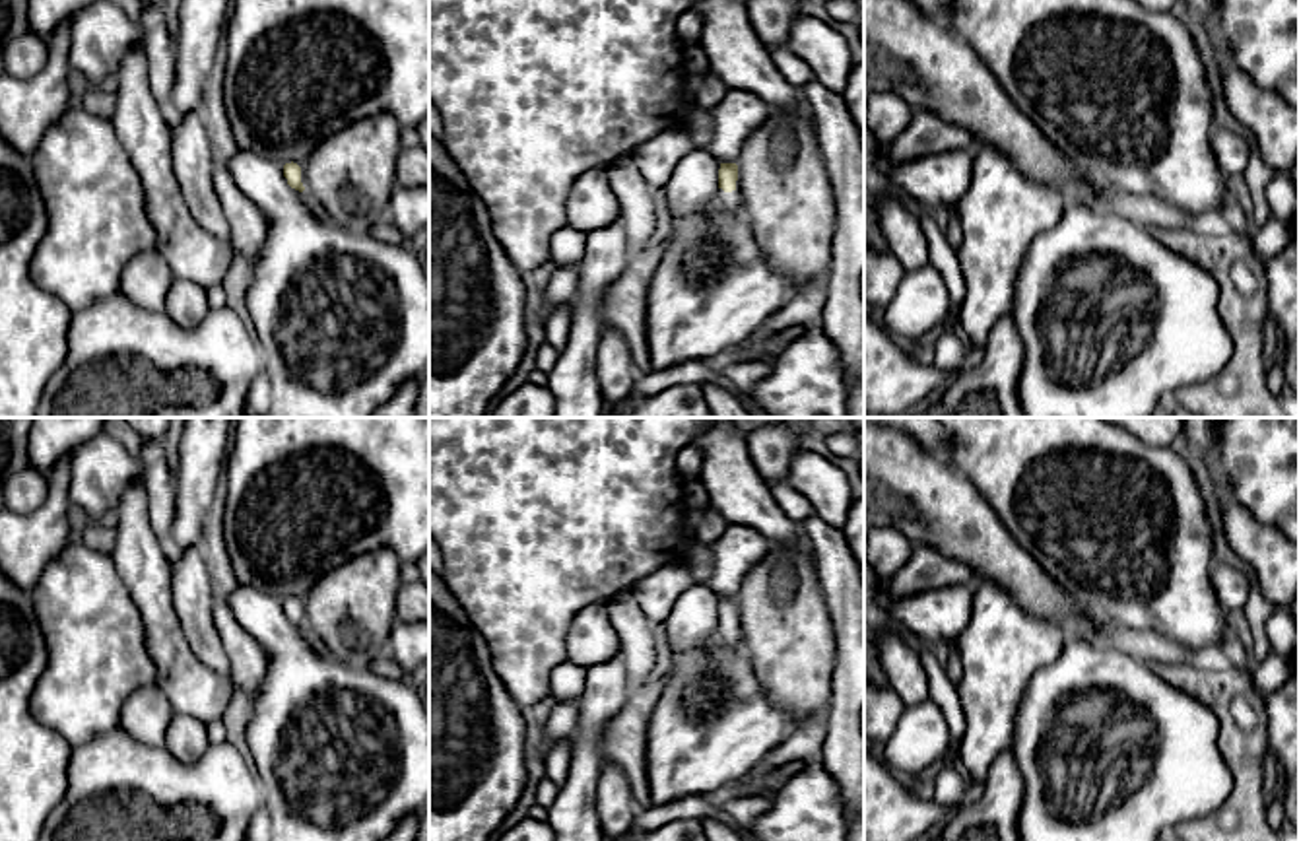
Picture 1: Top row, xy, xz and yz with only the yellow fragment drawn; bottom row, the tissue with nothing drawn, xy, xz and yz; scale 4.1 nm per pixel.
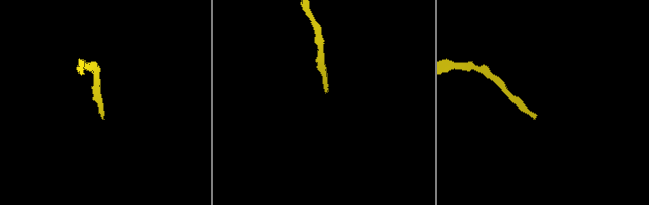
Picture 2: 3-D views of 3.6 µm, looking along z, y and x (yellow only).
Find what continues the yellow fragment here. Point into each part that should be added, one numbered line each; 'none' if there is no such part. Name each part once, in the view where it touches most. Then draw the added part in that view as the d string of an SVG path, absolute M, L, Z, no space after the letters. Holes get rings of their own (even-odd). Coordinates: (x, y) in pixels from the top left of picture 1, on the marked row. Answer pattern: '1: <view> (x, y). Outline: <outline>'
1: xz (731, 201). Outline: M738 177L736 188L732 192L724 192L722 188L718 188L718 200L724 206L724 210L728 210L728 212L738 210L738 206L742 204L742 181L740 181L740 177Z

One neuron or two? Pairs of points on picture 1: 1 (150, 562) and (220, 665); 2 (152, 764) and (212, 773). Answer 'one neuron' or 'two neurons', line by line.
1: two neurons
2: one neuron

